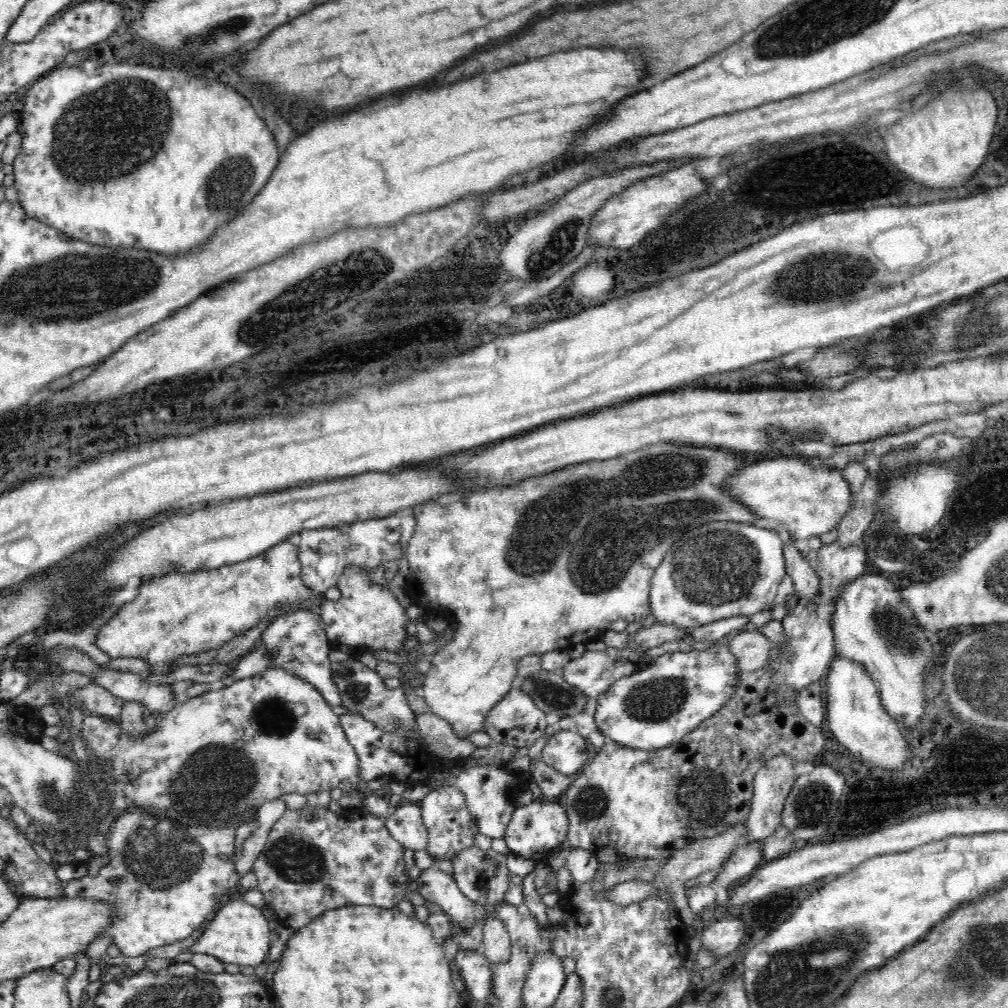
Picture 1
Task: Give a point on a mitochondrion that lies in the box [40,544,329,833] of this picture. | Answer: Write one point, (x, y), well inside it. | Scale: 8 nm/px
(226, 774)

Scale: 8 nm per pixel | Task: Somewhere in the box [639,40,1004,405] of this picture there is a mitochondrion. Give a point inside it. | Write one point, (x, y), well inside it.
(839, 274)

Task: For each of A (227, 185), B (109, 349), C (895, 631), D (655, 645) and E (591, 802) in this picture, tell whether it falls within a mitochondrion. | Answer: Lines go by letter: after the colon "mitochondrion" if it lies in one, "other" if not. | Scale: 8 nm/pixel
A: mitochondrion
B: other
C: mitochondrion
D: other
E: mitochondrion

